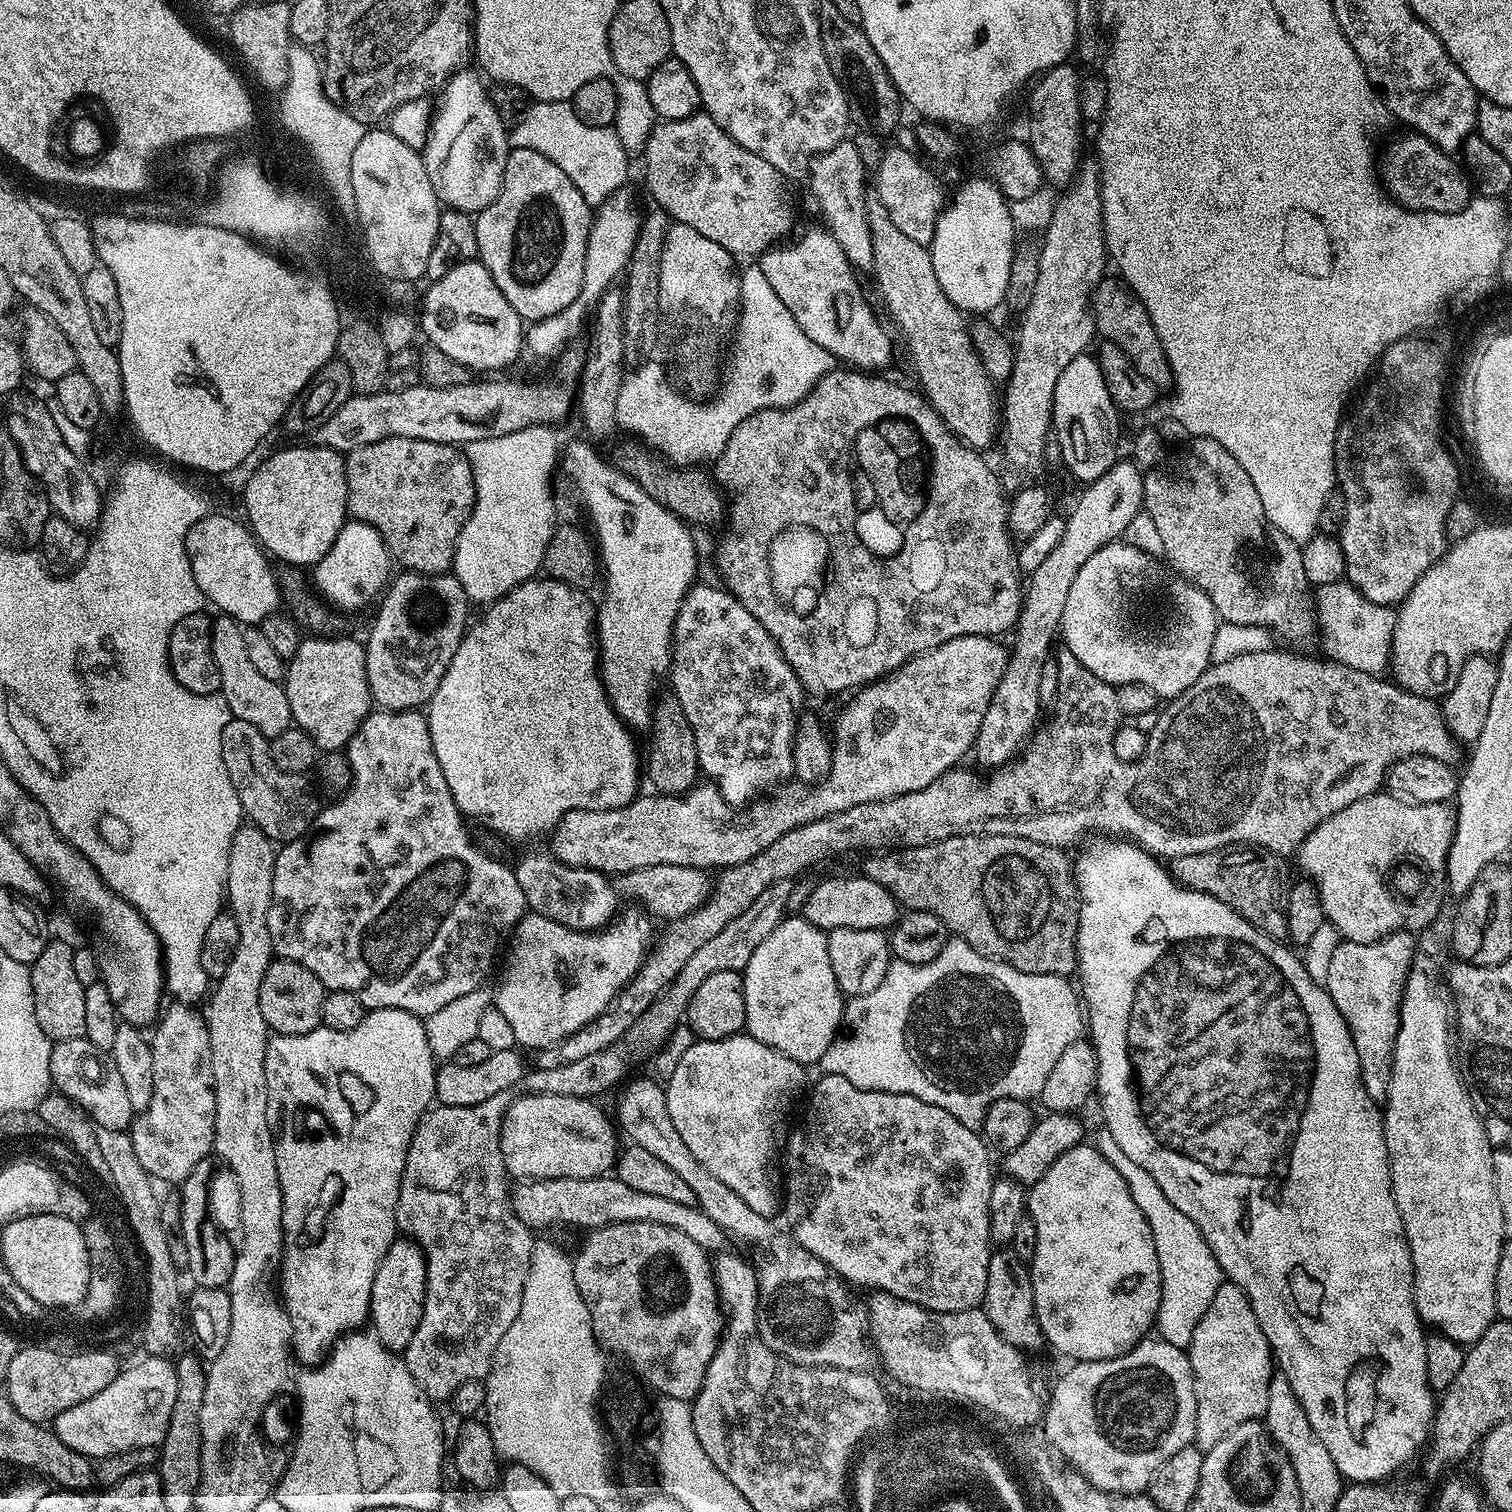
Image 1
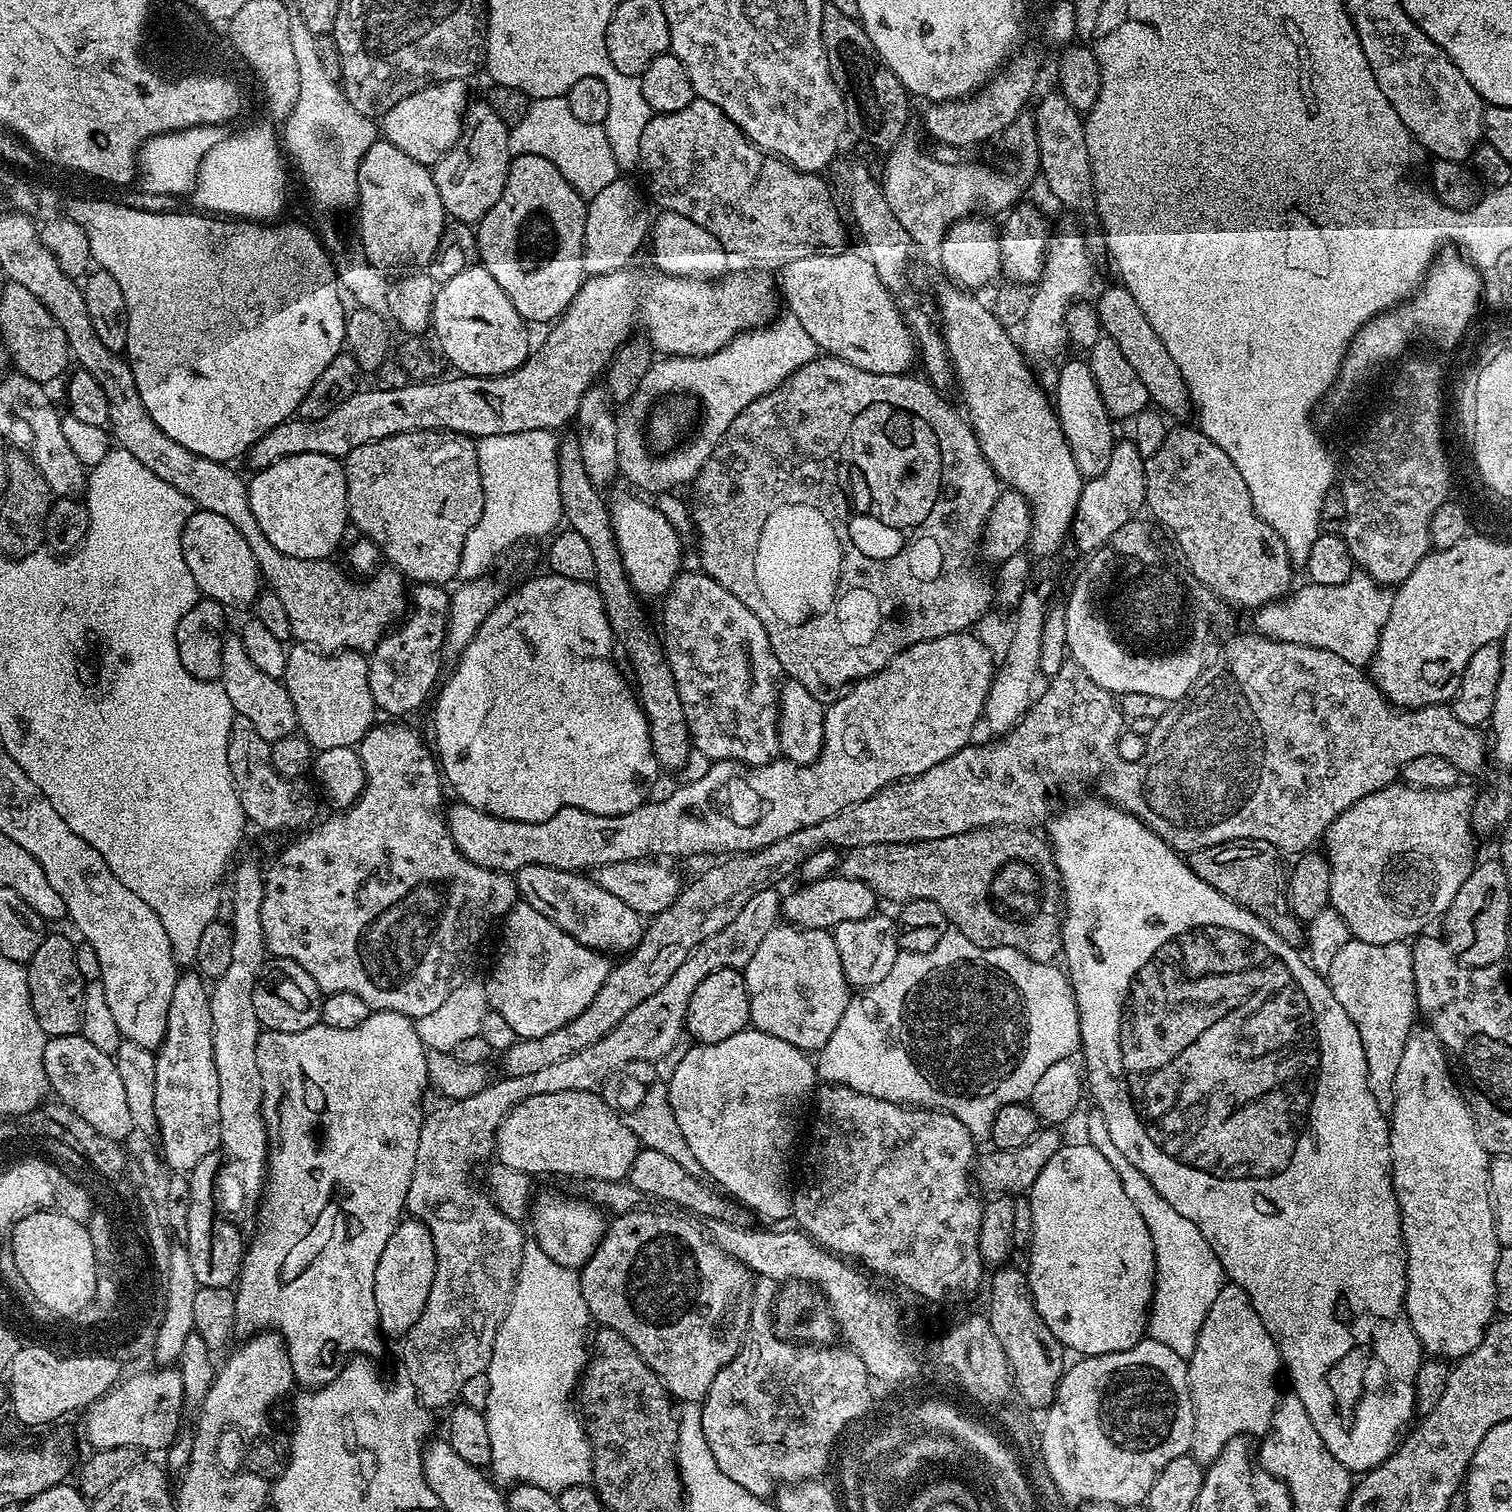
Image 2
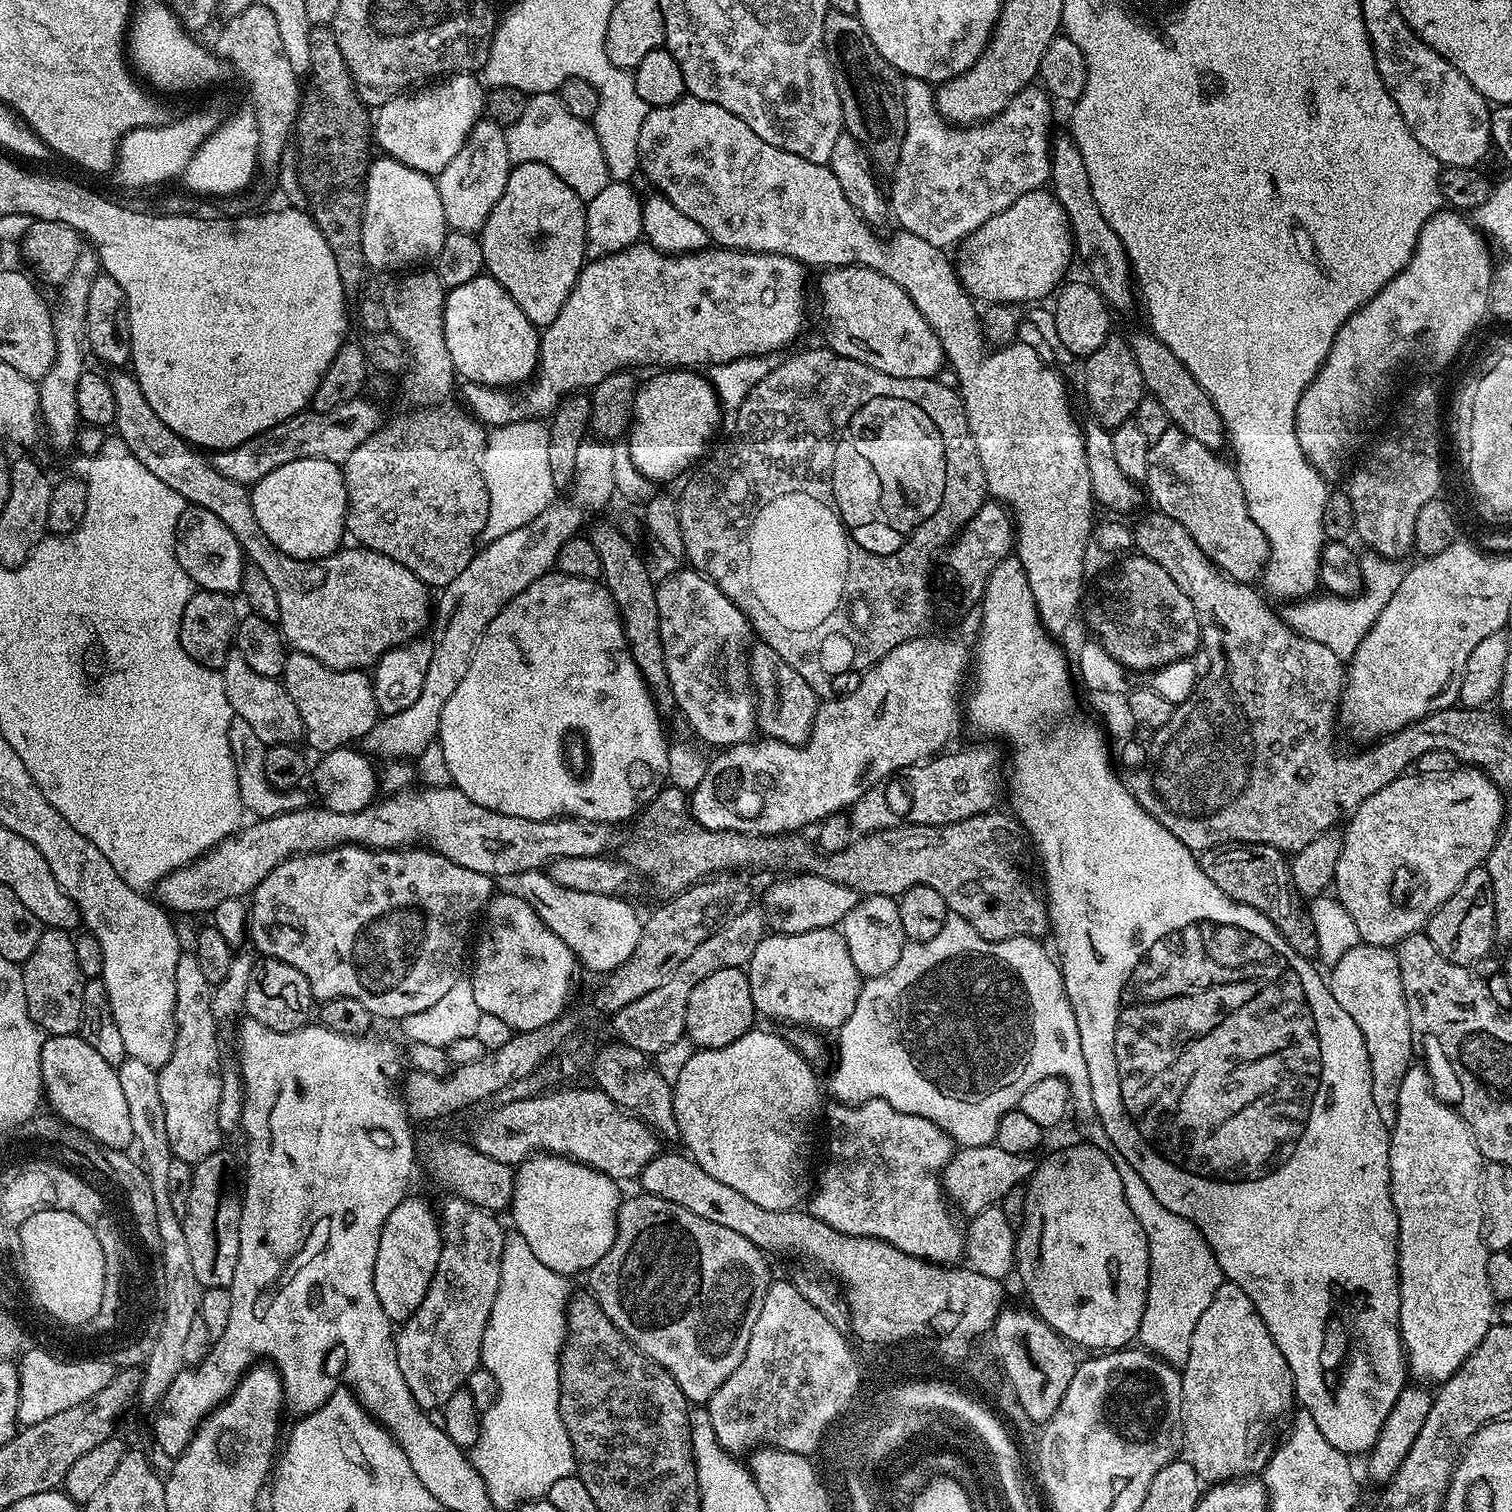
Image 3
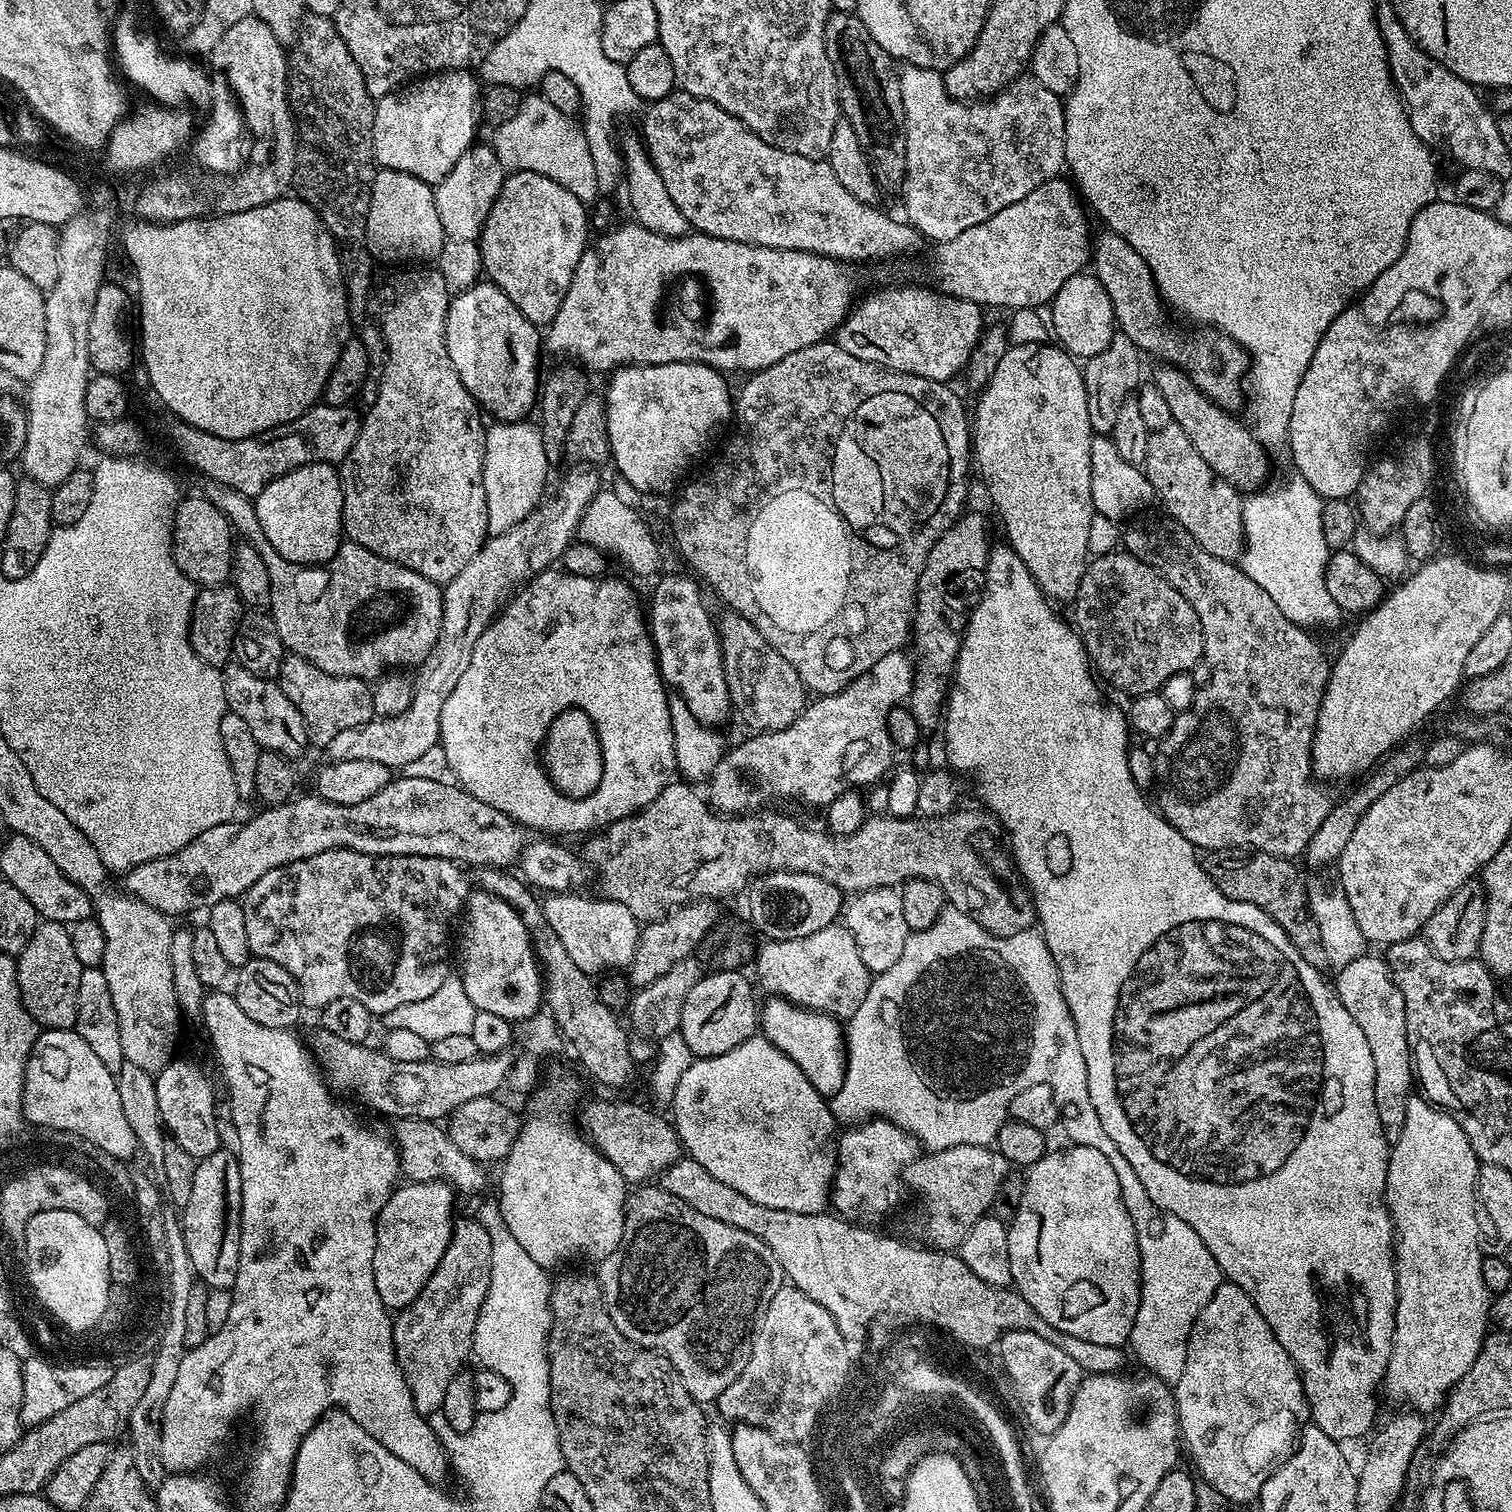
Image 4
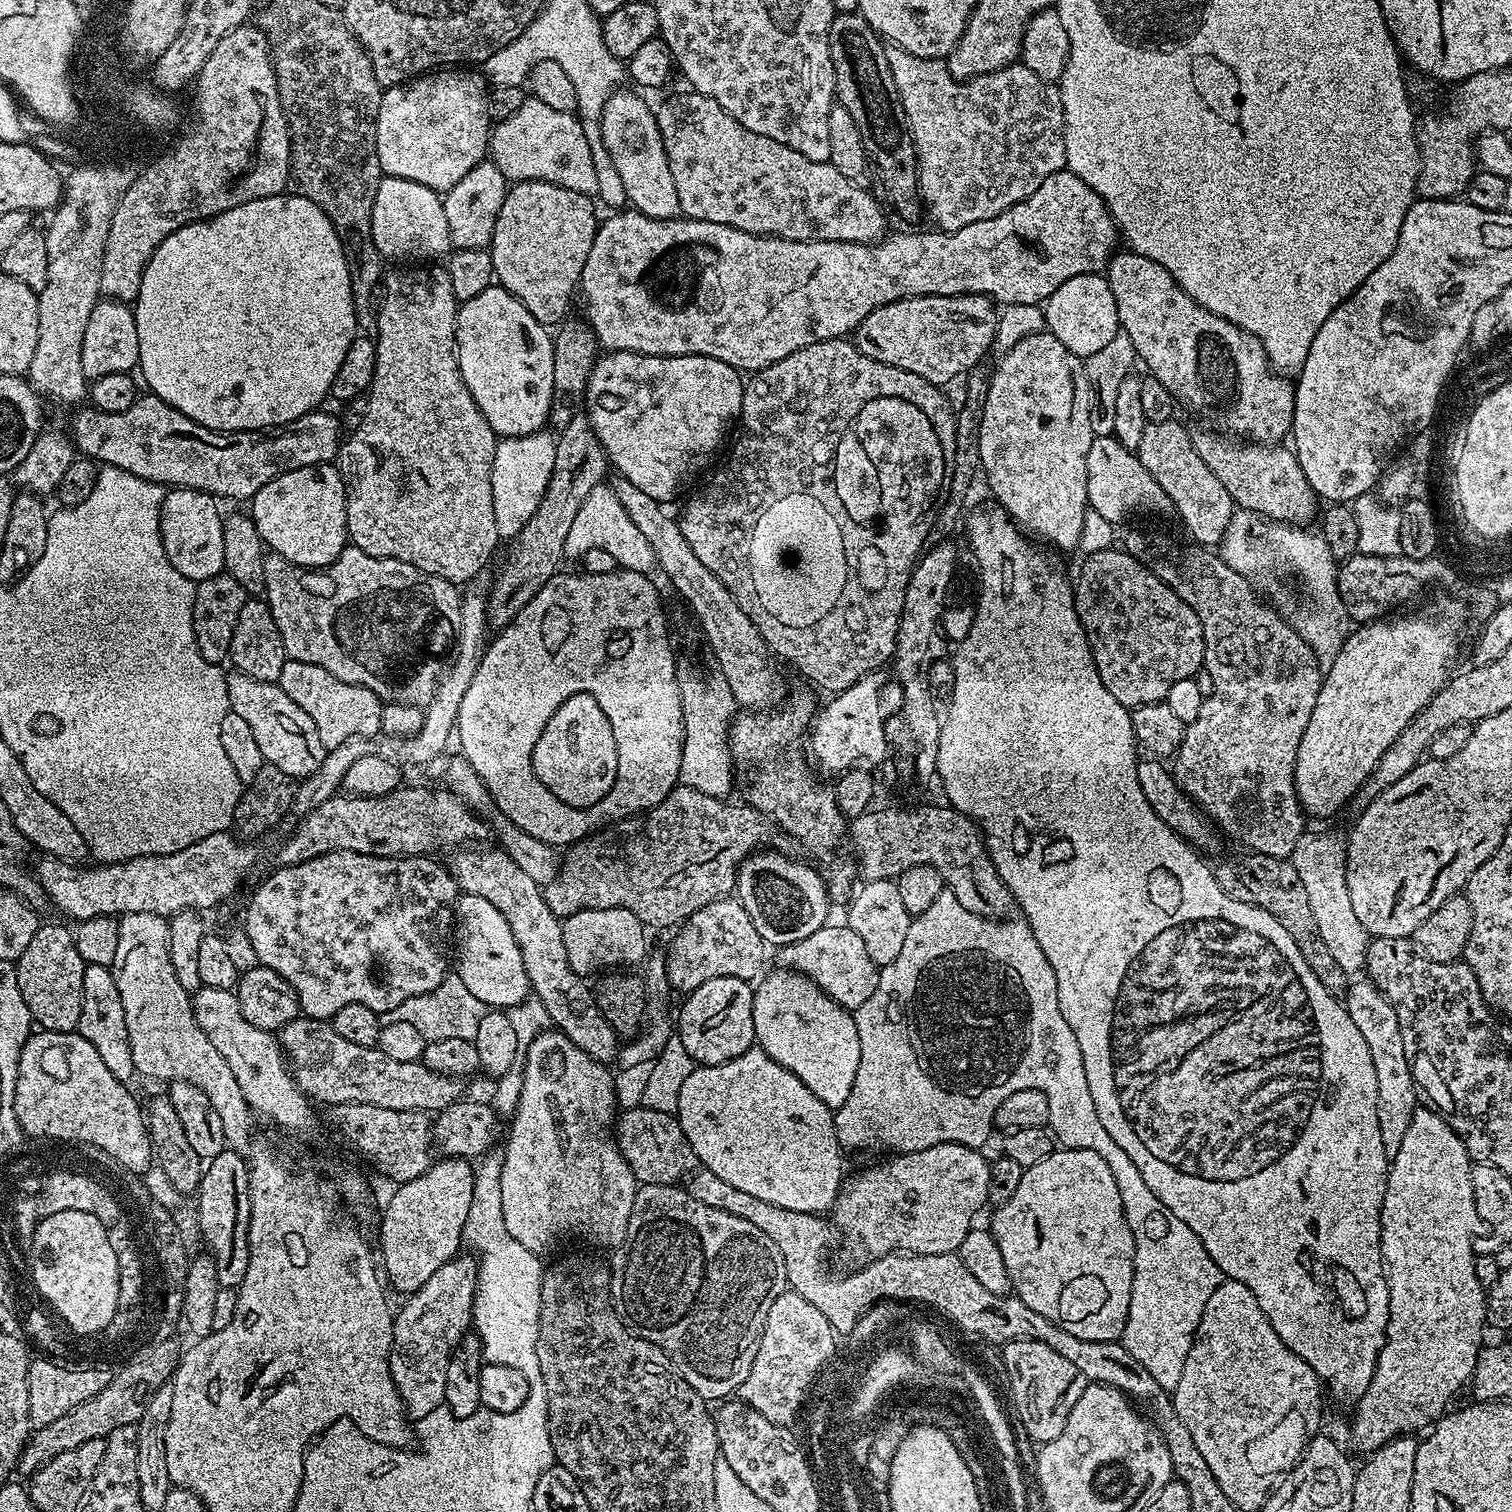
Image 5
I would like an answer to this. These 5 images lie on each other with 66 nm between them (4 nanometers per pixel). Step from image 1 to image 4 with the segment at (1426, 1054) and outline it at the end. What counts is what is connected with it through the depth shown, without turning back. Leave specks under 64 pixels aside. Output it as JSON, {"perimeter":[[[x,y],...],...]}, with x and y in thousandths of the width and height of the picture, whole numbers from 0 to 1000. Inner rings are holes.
{"perimeter":[[[938,724],[932,725],[927,750],[919,759],[915,788],[915,794],[921,804],[922,813],[923,840],[923,876],[917,921],[918,918],[919,923],[929,926],[931,928],[929,929],[940,935],[949,935],[954,929],[967,909],[975,903],[975,898],[978,898],[978,893],[985,878],[985,856],[980,848],[980,807],[978,804],[976,792],[976,778],[979,771],[963,740]]]}

